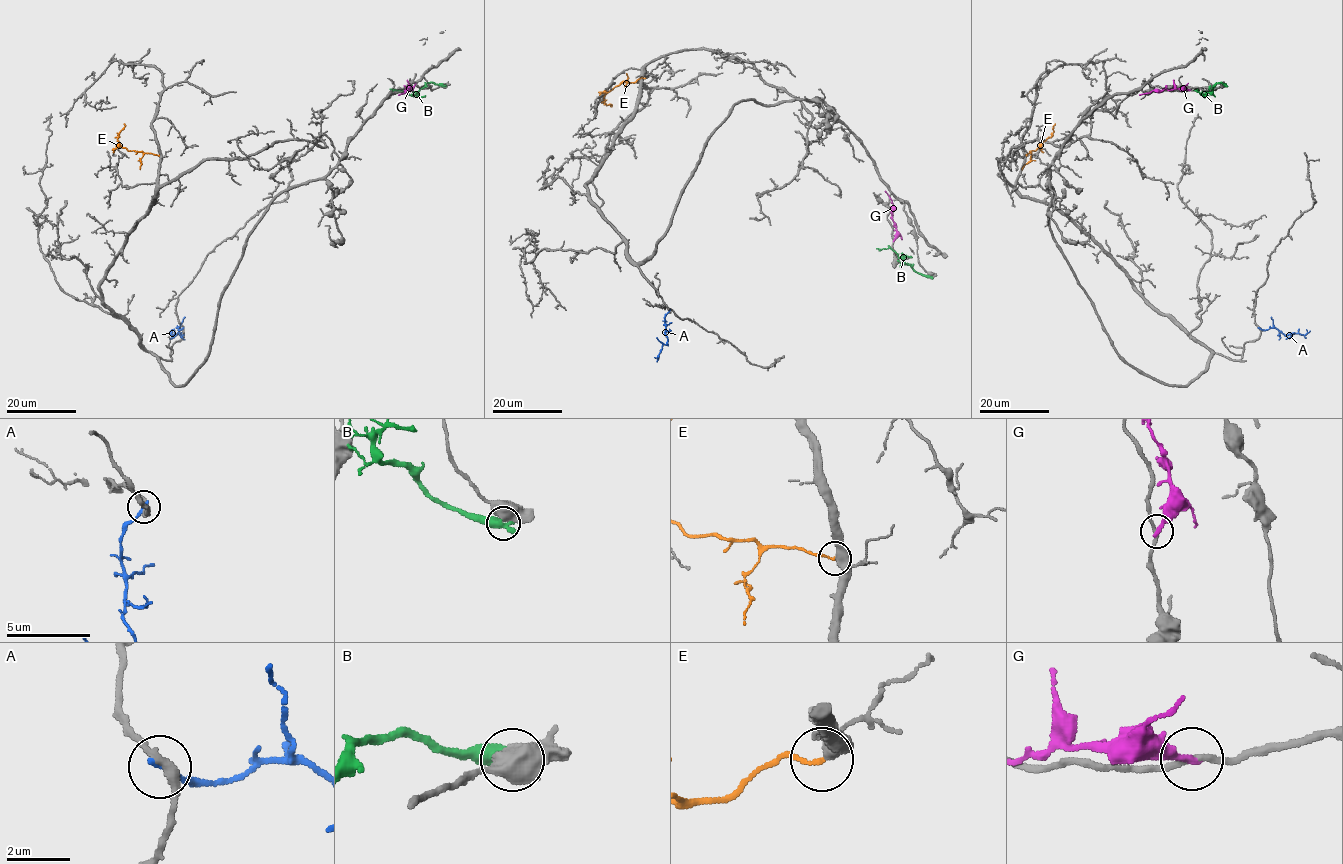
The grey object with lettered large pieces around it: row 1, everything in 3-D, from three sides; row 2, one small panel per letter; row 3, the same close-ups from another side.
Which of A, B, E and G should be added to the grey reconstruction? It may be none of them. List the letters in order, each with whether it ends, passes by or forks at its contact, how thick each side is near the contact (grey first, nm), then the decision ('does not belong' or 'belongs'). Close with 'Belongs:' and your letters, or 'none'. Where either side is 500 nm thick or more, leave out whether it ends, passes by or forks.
A: it ends | 300/200 nm | does not belong
B: 750/600 nm | does not belong
E: it ends | 440/130 nm | does not belong
G: it ends | 190/260 nm | does not belong
Belongs: none

